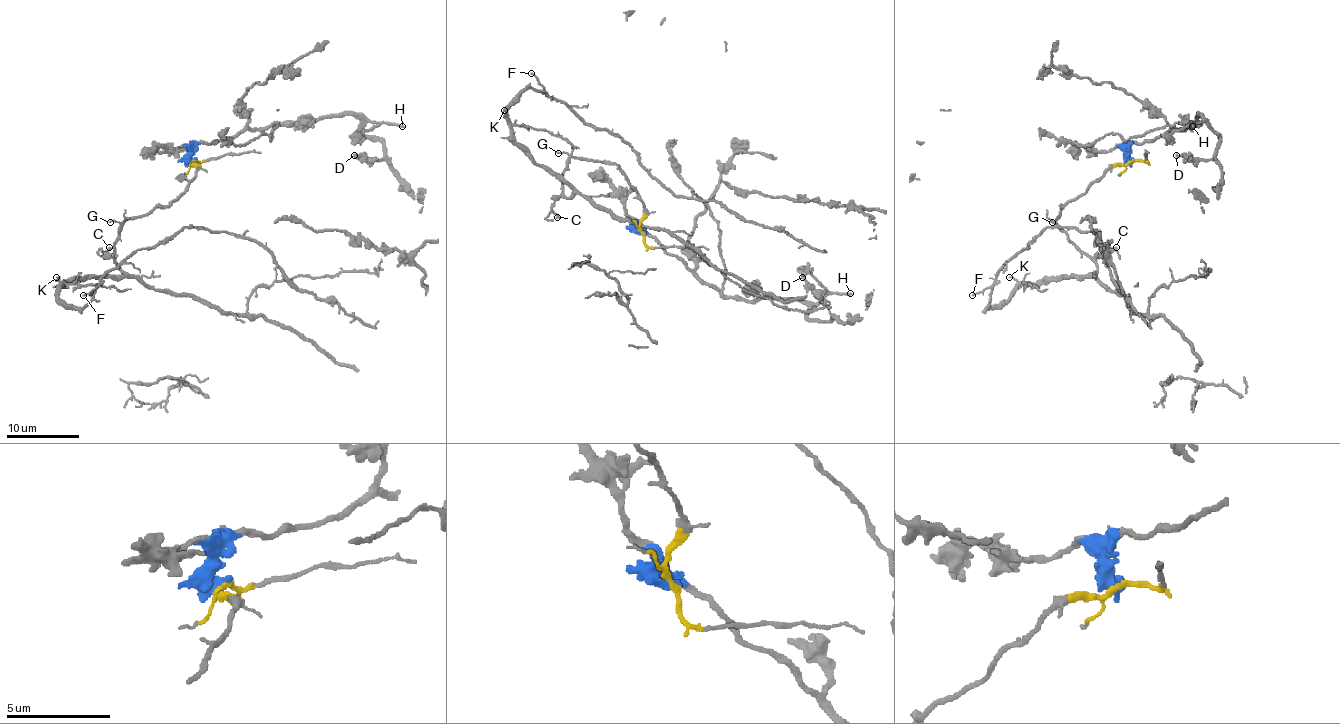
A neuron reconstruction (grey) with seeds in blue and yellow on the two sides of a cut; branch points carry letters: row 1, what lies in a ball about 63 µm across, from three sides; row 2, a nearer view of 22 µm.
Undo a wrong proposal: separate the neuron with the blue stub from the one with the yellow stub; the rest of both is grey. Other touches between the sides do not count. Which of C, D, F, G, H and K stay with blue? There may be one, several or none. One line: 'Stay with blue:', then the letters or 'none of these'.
Stay with blue: D, H

